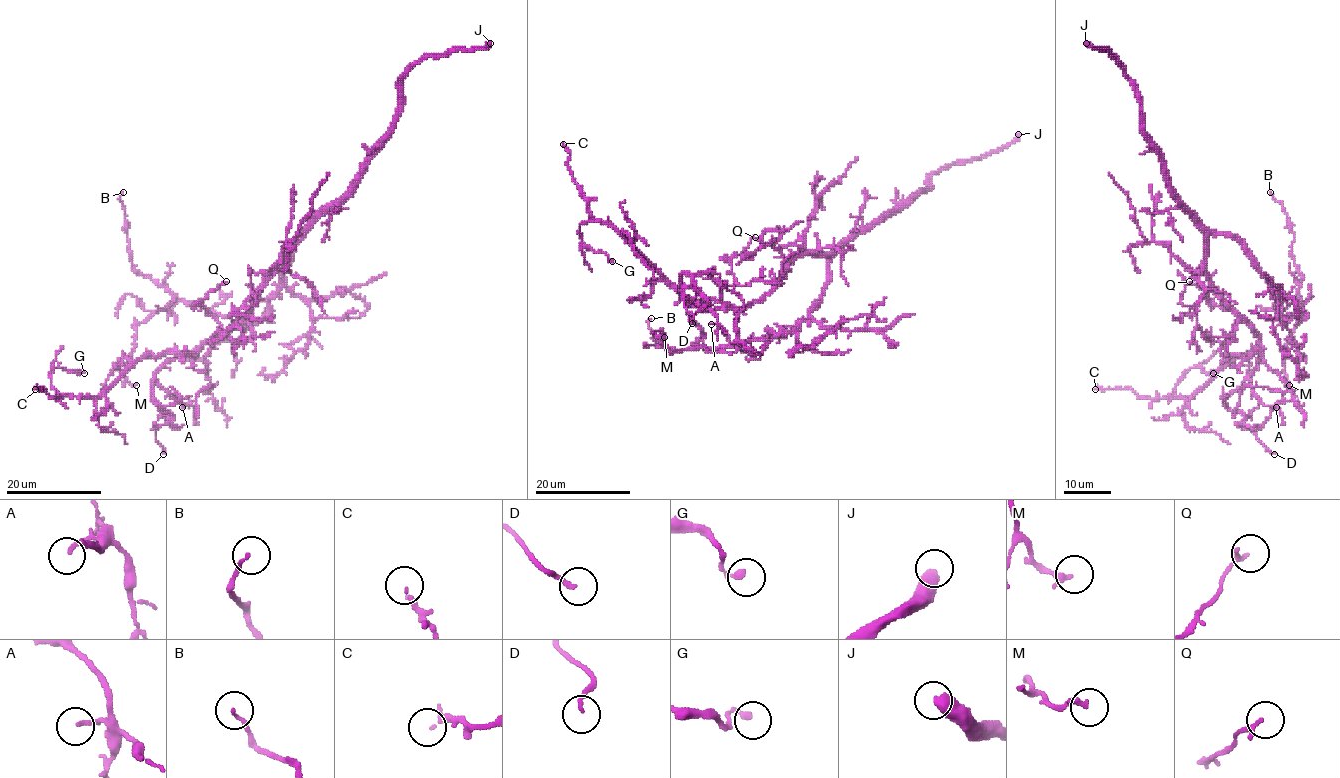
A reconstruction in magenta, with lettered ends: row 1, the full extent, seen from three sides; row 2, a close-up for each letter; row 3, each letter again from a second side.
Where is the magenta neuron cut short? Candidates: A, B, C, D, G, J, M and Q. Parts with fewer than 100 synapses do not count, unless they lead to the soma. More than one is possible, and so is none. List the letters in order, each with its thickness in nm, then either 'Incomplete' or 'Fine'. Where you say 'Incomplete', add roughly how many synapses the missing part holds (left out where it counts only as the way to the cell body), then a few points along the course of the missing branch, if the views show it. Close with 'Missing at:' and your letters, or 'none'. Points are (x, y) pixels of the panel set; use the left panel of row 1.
A: Thickness 150 nm. Fine
B: Thickness 120 nm. Fine
C: Thickness 180 nm. Fine
D: Thickness 140 nm. Fine
G: Thickness 220 nm. Fine
J: Thickness 550 nm. Incomplete. Roughly 1000 synapses
M: Thickness 240 nm. Fine
Q: Thickness 160 nm. Fine
Missing at: J

